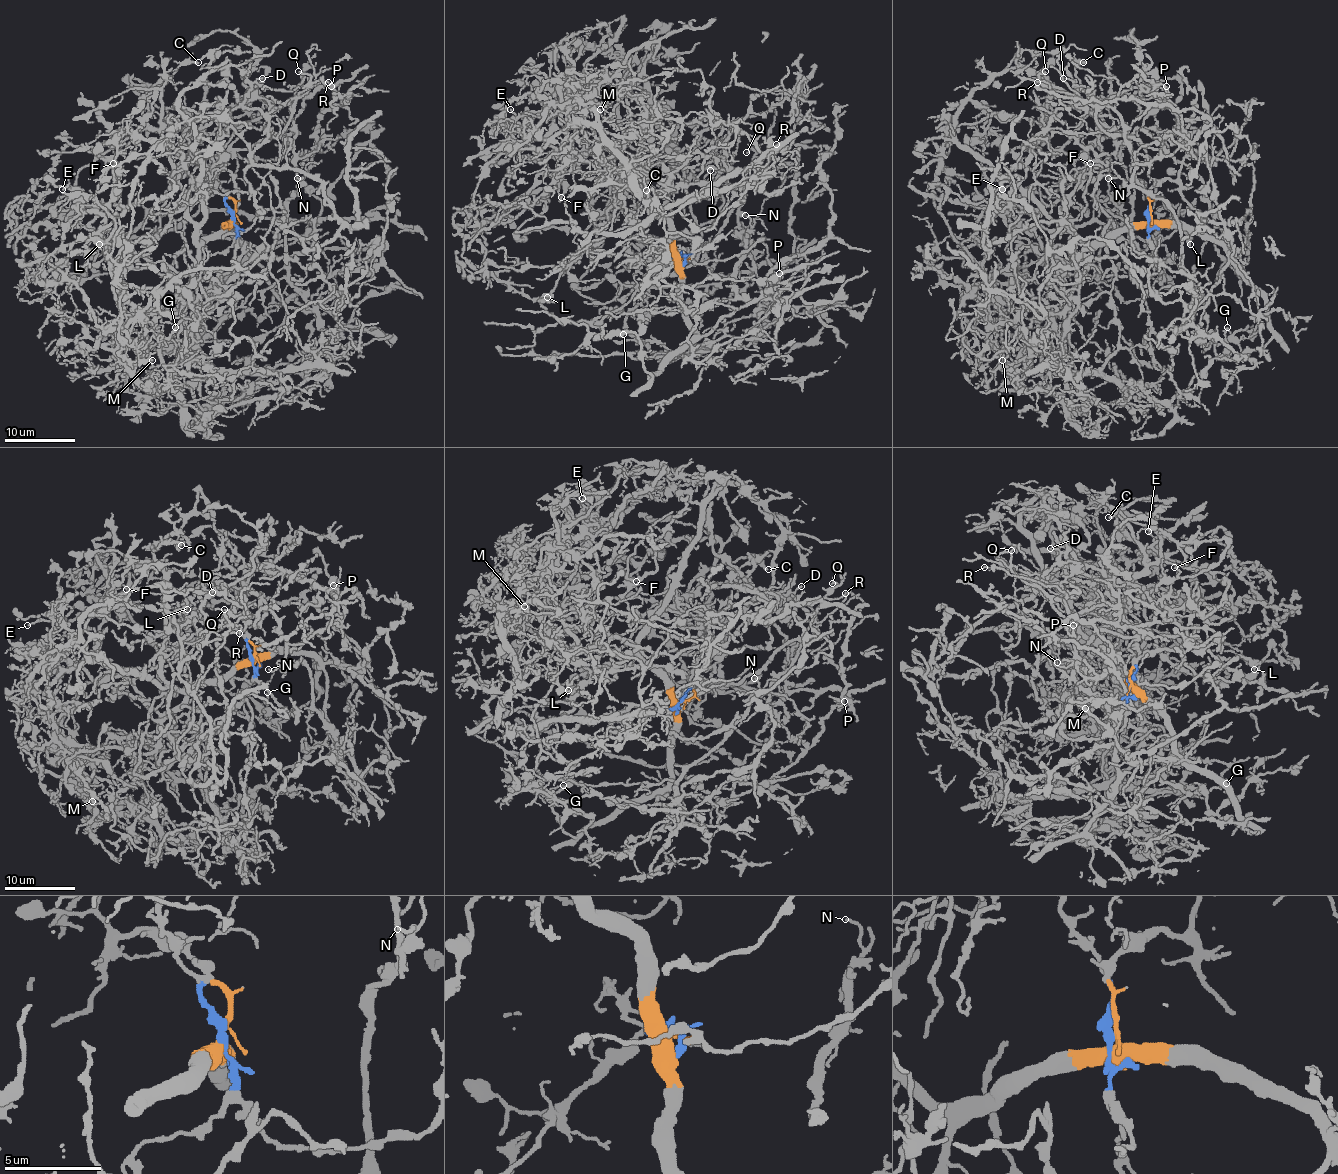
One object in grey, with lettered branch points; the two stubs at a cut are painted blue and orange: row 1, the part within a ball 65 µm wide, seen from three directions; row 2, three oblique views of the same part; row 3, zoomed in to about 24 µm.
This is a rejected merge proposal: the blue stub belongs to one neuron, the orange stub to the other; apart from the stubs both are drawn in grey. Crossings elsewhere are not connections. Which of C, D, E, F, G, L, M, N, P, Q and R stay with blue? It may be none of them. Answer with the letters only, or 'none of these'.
D, N, P, Q, R

